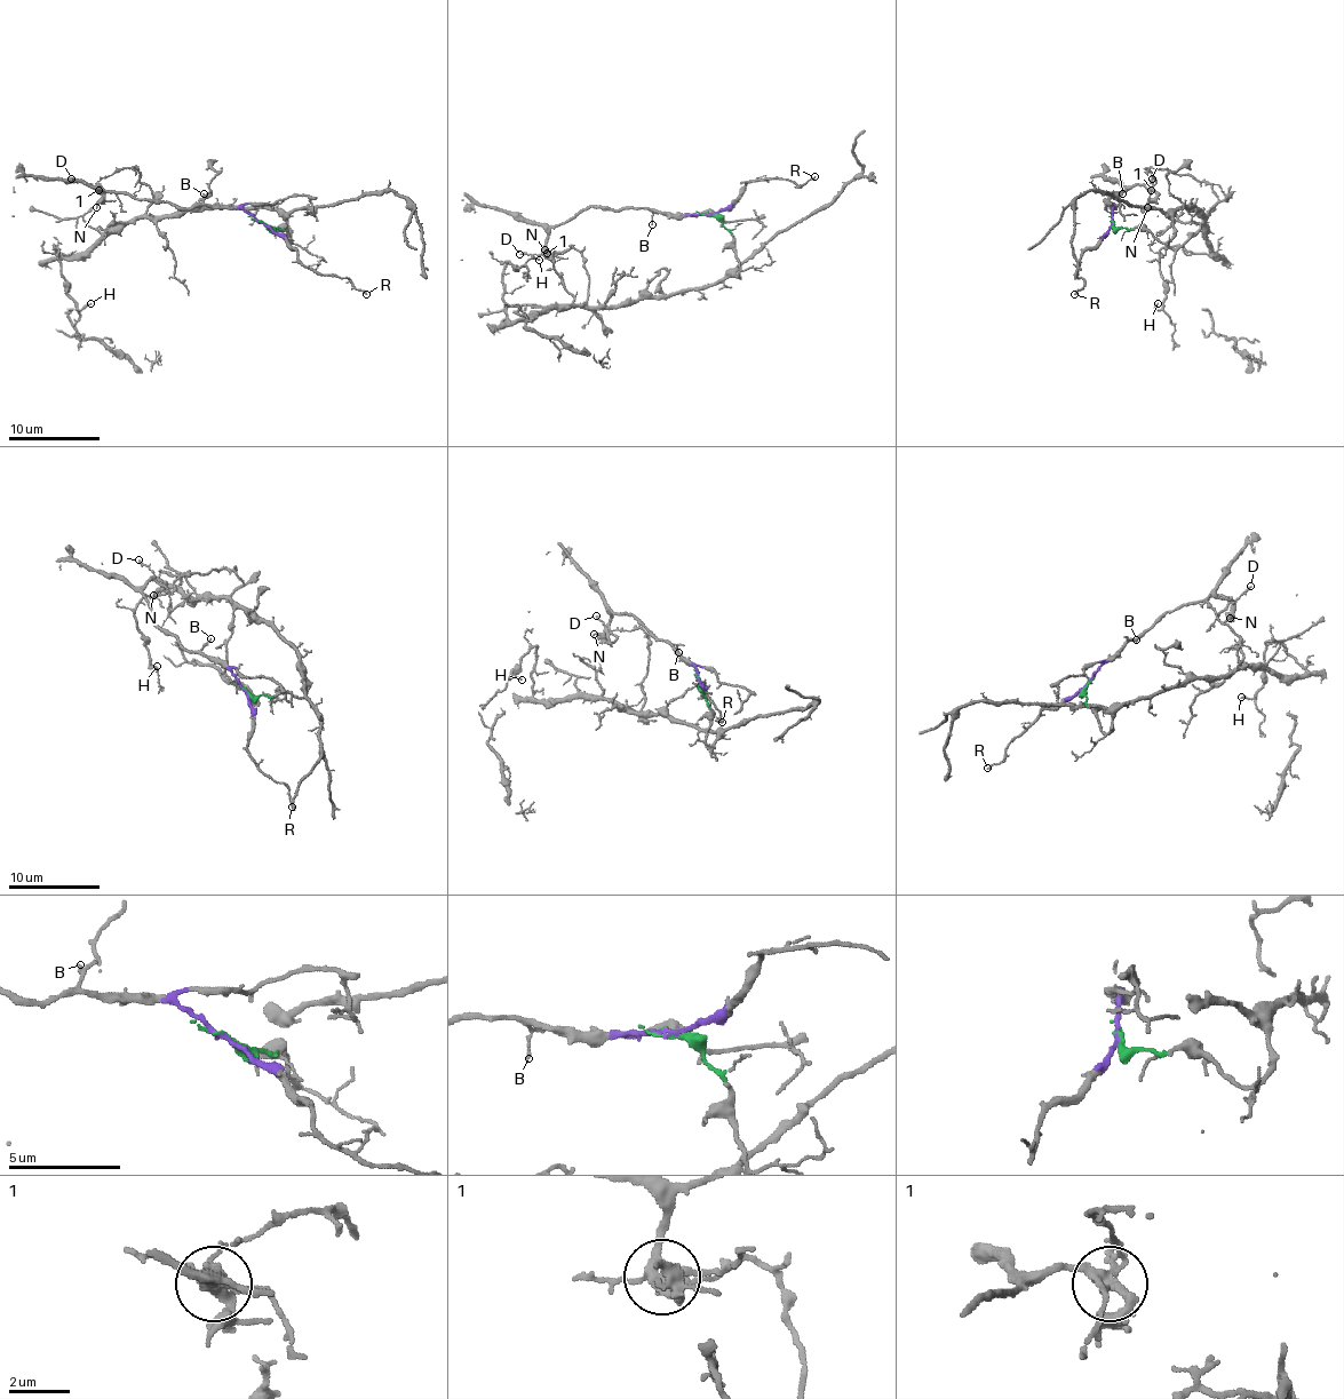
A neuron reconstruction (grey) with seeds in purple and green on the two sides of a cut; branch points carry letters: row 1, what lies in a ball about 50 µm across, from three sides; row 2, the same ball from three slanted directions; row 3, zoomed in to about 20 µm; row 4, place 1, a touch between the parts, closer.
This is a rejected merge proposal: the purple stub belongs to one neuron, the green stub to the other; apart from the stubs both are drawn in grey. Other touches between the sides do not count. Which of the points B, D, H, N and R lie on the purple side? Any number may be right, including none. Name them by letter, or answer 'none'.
B, D, N, R

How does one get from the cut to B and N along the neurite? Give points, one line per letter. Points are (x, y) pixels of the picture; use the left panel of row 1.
B: (262, 221), (237, 207), (207, 205), (203, 195)
N: (262, 221), (237, 207), (175, 207), (98, 185), (101, 199), (96, 207)

